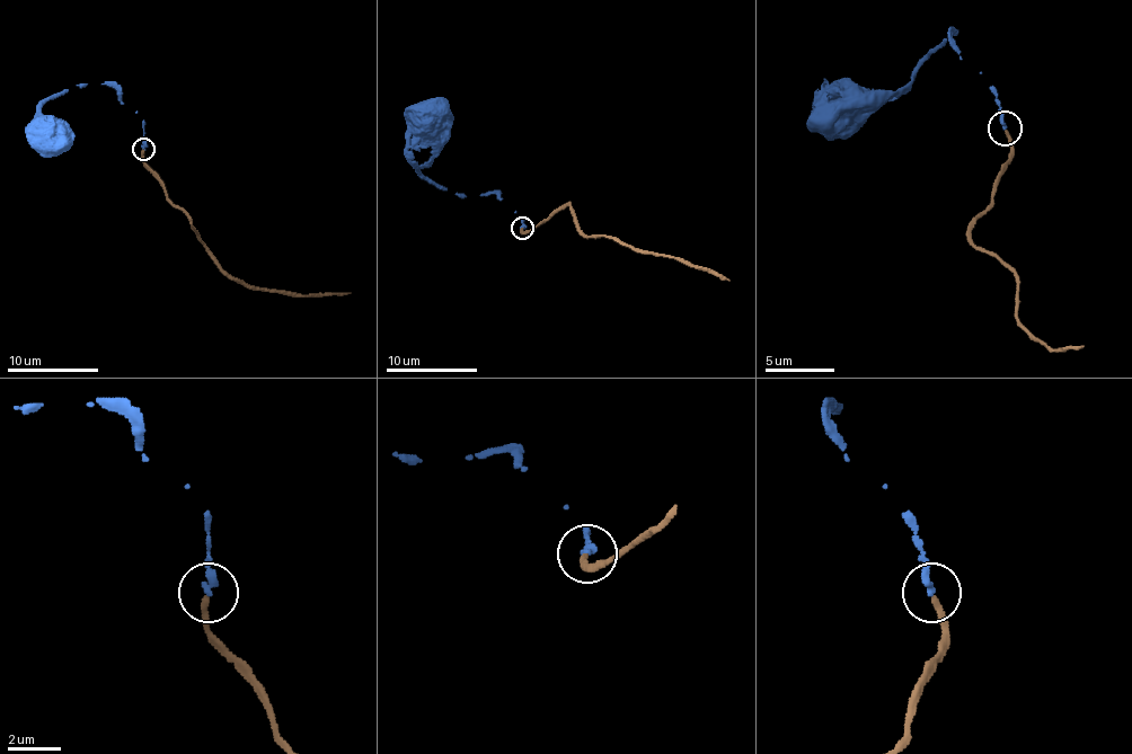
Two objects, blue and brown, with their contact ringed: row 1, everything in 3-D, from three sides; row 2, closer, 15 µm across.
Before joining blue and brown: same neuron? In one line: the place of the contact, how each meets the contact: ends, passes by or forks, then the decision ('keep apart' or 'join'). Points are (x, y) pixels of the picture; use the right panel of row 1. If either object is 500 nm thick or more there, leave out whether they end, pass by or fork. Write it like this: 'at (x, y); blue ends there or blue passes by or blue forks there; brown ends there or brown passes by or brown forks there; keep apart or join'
at (1005, 127); blue ends there; brown ends there; join

